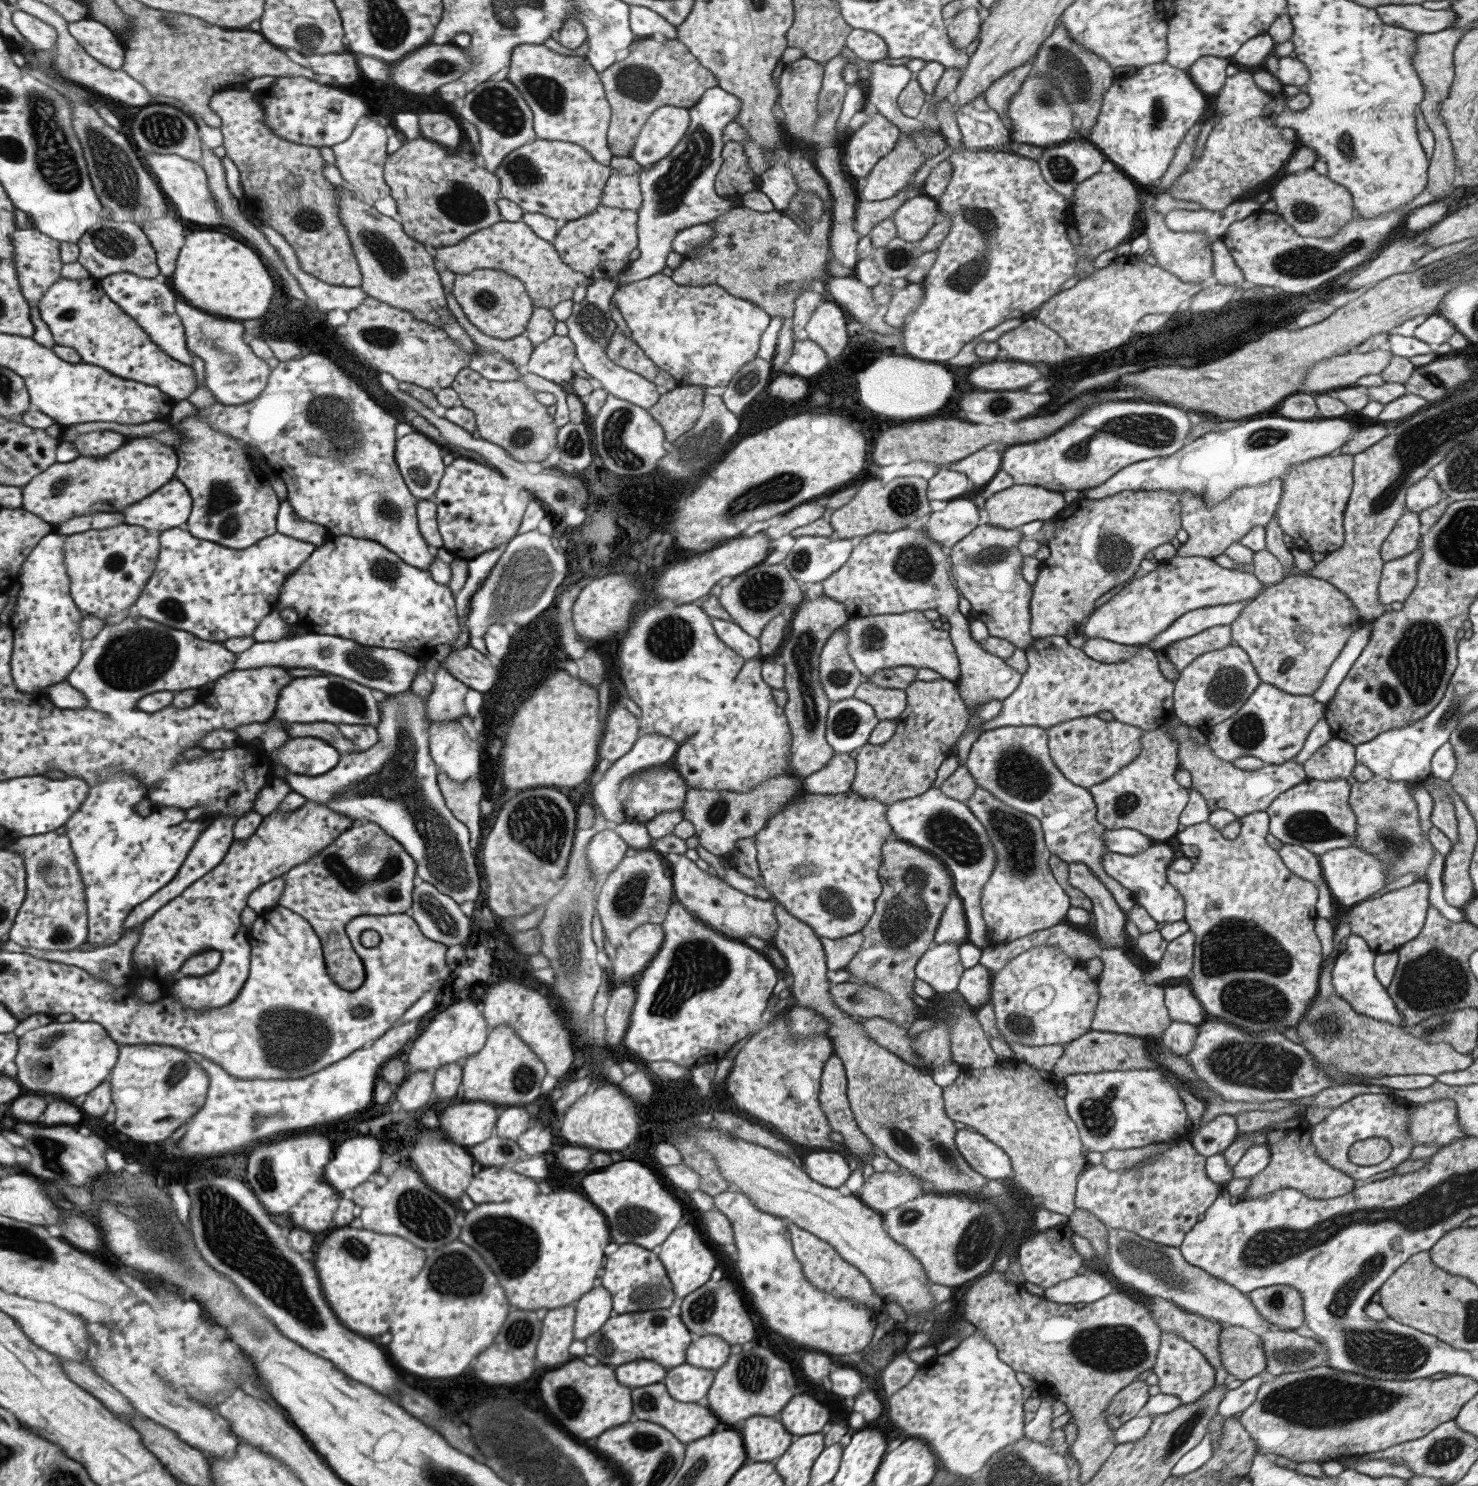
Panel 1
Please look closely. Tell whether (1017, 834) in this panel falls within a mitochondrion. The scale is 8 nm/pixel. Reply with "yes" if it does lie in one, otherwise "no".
yes

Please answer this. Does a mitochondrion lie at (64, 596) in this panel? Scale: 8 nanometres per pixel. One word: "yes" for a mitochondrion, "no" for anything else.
no

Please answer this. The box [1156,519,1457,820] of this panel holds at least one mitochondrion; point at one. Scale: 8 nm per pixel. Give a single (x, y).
(1417, 660)

